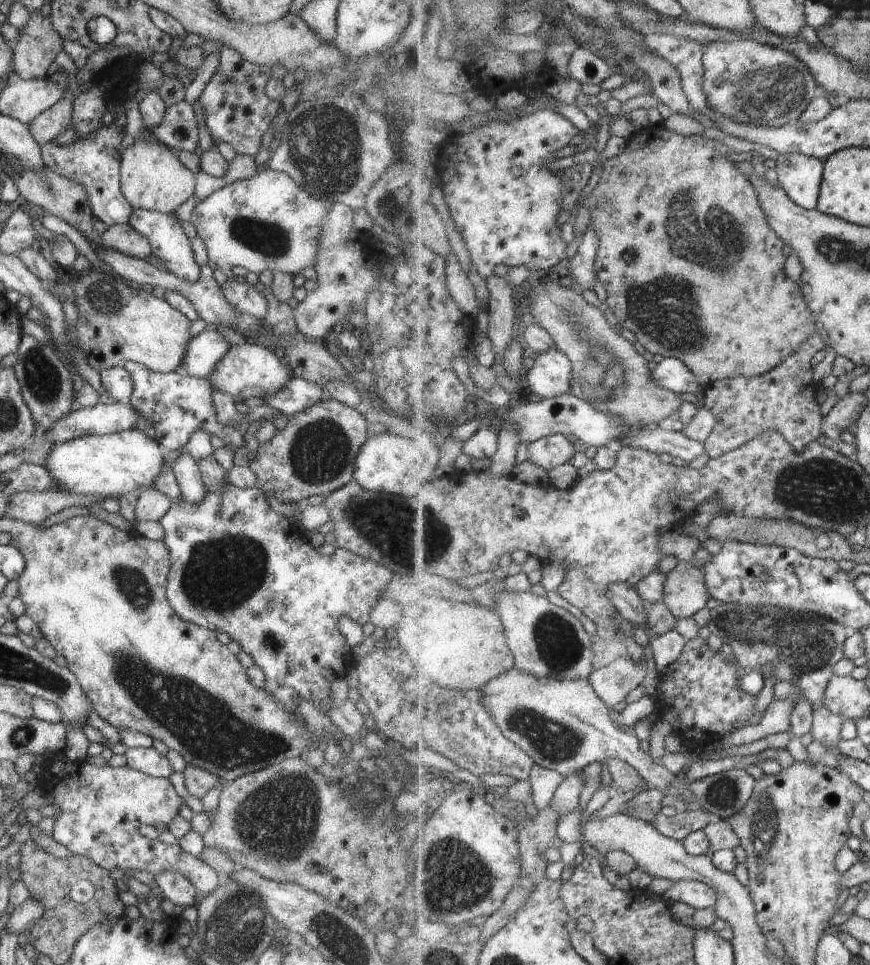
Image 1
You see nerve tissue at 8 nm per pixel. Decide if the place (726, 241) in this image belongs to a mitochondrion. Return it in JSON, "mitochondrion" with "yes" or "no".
{"mitochondrion":"yes"}

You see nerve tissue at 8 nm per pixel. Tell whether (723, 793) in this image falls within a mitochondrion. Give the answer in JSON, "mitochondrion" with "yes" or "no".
{"mitochondrion":"yes"}

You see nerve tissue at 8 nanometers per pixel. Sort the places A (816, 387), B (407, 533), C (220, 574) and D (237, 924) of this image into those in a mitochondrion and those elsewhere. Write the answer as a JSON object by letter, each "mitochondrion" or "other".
{"A":"other","B":"mitochondrion","C":"mitochondrion","D":"mitochondrion"}

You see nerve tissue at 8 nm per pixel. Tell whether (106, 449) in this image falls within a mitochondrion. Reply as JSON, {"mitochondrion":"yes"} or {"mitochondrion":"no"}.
{"mitochondrion":"no"}

